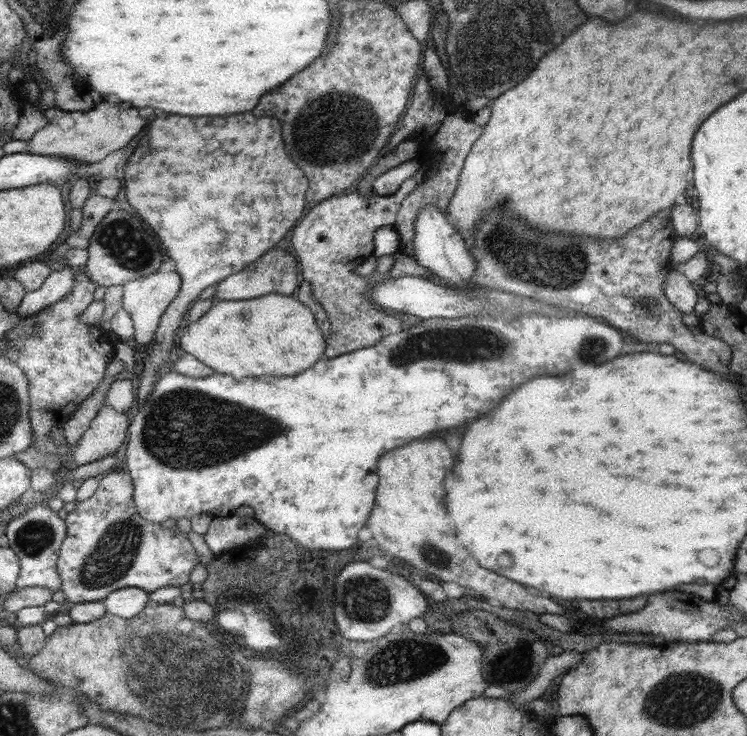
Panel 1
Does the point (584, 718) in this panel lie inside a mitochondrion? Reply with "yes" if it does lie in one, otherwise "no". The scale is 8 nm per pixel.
no

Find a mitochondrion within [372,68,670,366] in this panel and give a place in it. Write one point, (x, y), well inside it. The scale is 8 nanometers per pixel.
(562, 267)

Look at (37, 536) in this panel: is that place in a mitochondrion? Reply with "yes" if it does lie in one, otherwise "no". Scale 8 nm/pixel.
yes

